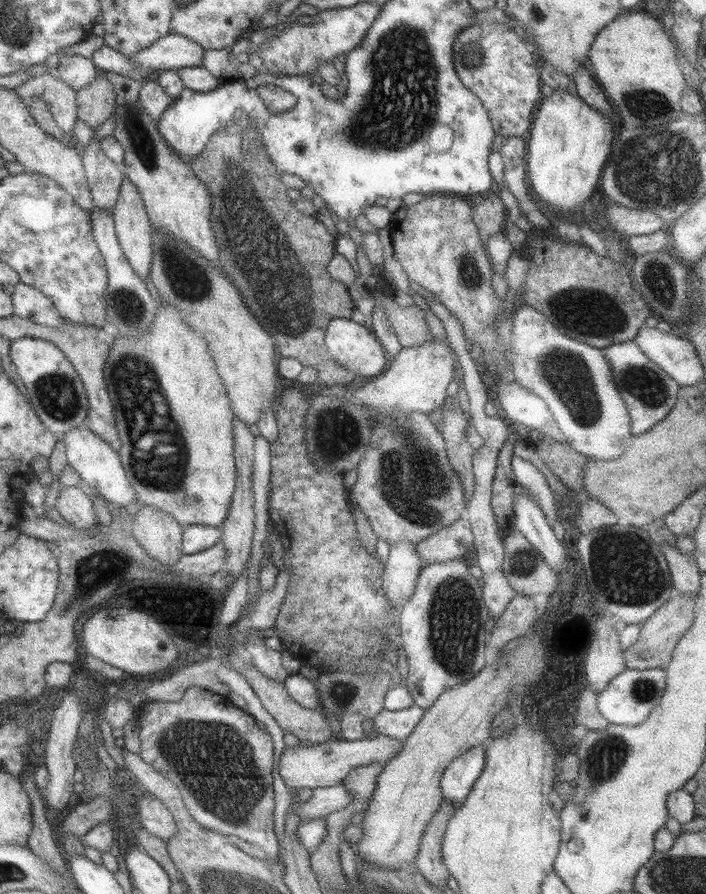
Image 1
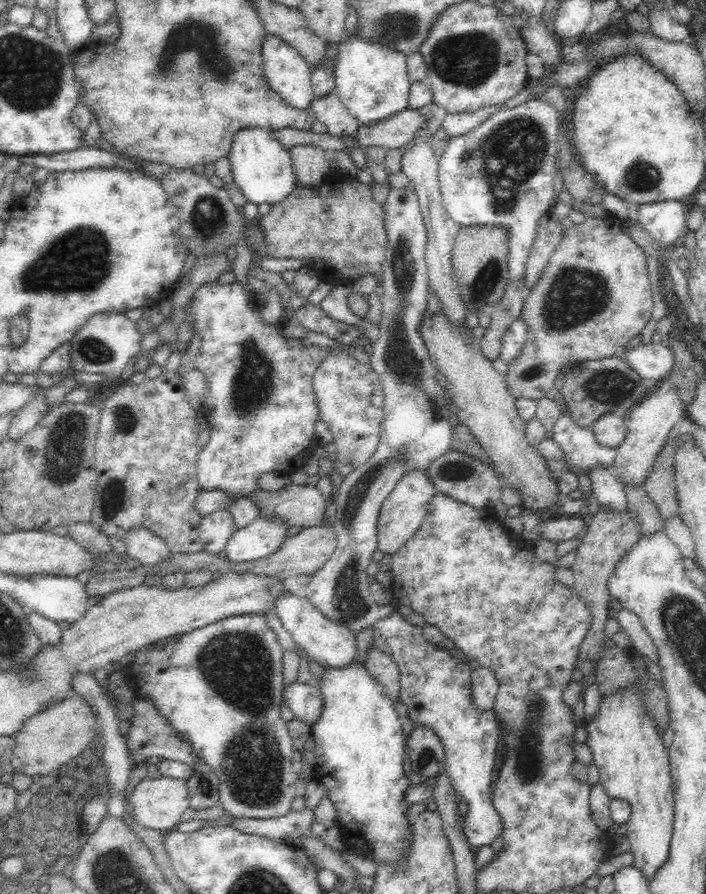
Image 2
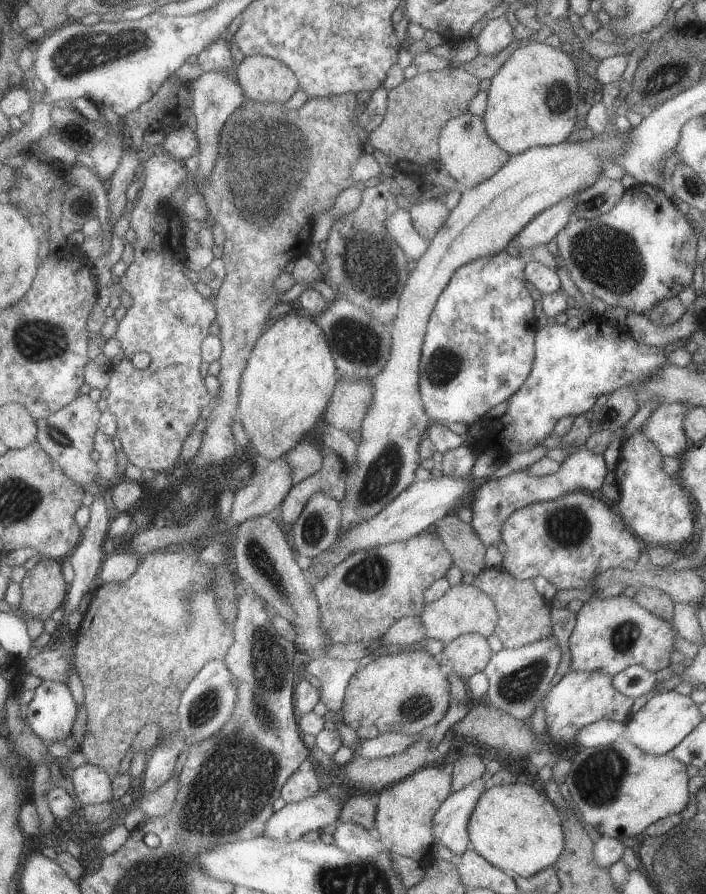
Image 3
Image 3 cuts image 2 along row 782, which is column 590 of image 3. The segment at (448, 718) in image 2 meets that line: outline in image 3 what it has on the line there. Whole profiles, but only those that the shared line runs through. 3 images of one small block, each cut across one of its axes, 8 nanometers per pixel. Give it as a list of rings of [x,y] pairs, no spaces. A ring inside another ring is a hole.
[[[580,447],[573,454],[567,454],[565,460],[559,463],[559,470],[547,476],[529,476],[525,470],[503,471],[494,478],[488,478],[480,485],[469,501],[472,511],[471,526],[481,543],[487,549],[491,544],[494,547],[501,545],[501,524],[503,520],[519,508],[535,502],[549,501],[559,498],[573,490],[600,490],[607,468],[601,454],[593,454],[586,447]]]

